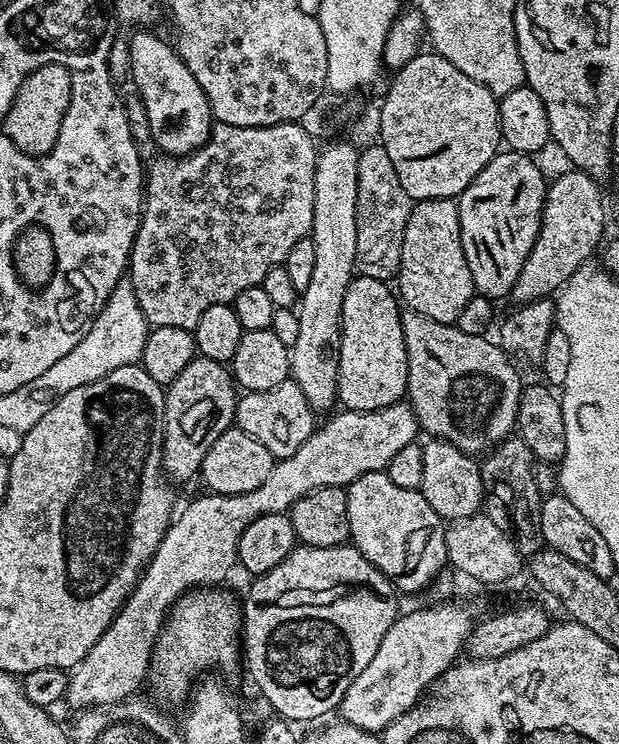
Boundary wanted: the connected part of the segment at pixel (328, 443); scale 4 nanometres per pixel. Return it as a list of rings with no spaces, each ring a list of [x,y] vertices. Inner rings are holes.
[[[397,402],[376,412],[338,412],[329,415],[321,428],[319,425],[312,431],[310,438],[306,438],[290,458],[276,460],[258,490],[233,496],[203,494],[190,501],[181,512],[179,509],[110,627],[90,646],[90,654],[70,669],[68,688],[64,691],[66,704],[75,710],[87,710],[135,697],[140,683],[145,683],[152,647],[172,605],[193,588],[225,583],[223,580],[238,564],[236,551],[240,532],[246,530],[254,518],[287,513],[298,498],[306,498],[306,494],[322,486],[344,488],[366,474],[387,470],[390,458],[410,446],[417,439],[416,432],[421,431],[414,410],[407,402]]]

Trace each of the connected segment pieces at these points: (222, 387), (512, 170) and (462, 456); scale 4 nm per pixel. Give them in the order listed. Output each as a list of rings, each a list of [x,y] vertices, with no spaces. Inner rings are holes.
[[[197,358],[190,361],[186,370],[182,370],[182,374],[167,385],[164,393],[162,468],[173,485],[192,479],[195,481],[199,477],[206,450],[214,446],[214,438],[233,427],[237,399],[238,388],[231,371],[213,360]]]
[[[501,151],[458,198],[462,250],[466,250],[466,262],[479,295],[507,297],[538,238],[546,179],[532,160],[522,152]]]
[[[429,439],[423,445],[422,482],[419,491],[430,502],[430,506],[440,515],[441,521],[451,522],[470,518],[481,511],[484,502],[484,483],[480,477],[480,464],[468,453],[450,446],[450,442]]]

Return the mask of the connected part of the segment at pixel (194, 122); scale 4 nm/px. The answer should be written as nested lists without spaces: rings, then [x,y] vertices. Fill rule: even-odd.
[[[136,30],[127,41],[130,80],[136,83],[135,91],[146,106],[146,118],[150,118],[151,143],[161,148],[161,153],[172,158],[188,156],[201,148],[212,135],[212,111],[202,86],[181,60],[175,47],[159,40],[152,30]]]

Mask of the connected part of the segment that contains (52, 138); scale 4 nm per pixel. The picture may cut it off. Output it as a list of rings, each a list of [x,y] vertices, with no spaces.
[[[48,63],[32,71],[19,90],[15,100],[2,121],[3,135],[11,138],[16,148],[33,156],[43,156],[56,144],[58,134],[61,132],[62,118],[69,108],[72,97],[72,75],[64,66],[57,63]]]

